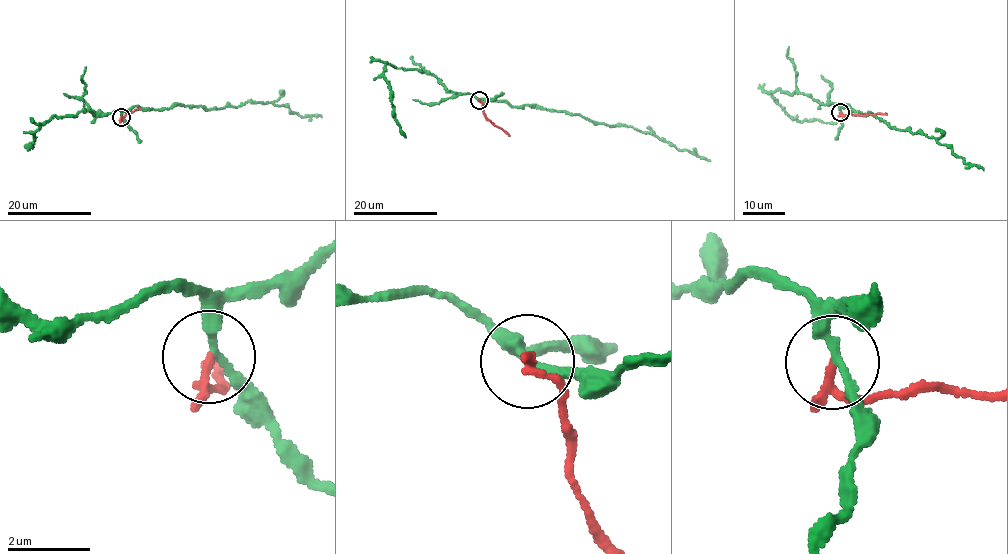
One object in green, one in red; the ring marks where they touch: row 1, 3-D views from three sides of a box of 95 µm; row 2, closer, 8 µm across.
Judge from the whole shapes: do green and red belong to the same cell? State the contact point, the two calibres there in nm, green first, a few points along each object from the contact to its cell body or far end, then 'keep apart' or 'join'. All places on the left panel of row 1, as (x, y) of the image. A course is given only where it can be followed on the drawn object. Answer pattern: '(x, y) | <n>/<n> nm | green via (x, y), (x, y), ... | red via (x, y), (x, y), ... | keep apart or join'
(121, 117) | 200/150 nm | green via (121, 117), (138, 105), (159, 110), (183, 104), (208, 109), (248, 101), (286, 105), (302, 116), (321, 117) | red via (121, 117), (122, 120), (120, 118), (139, 108) | keep apart

